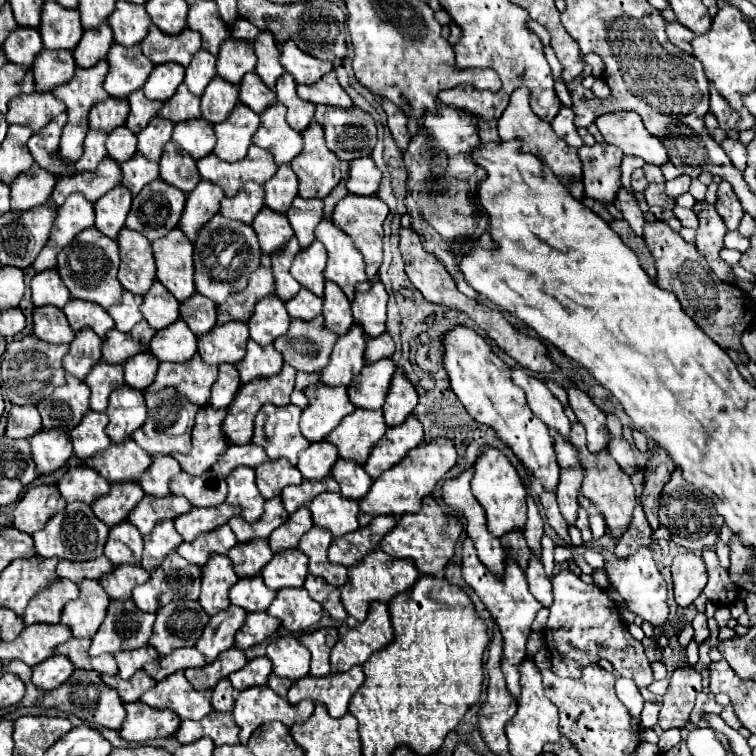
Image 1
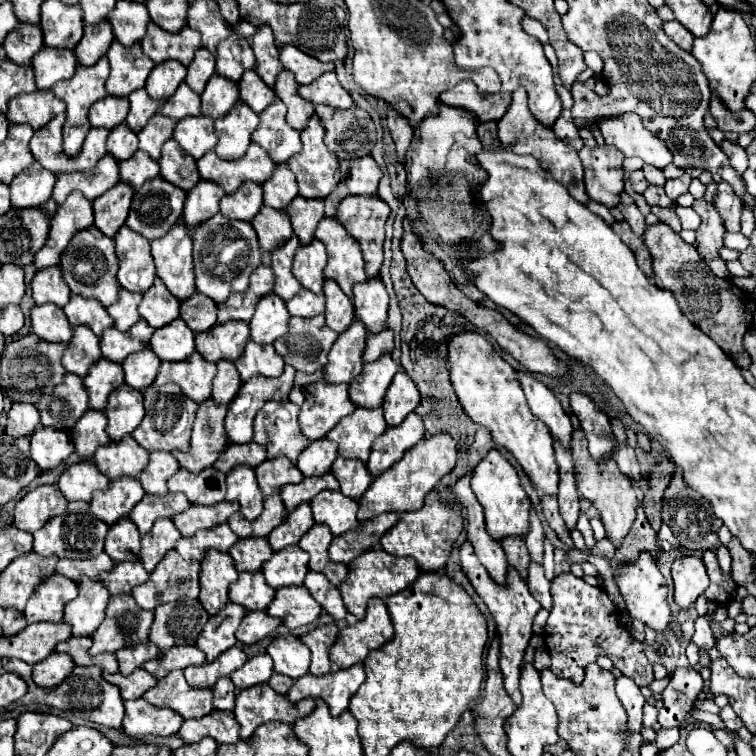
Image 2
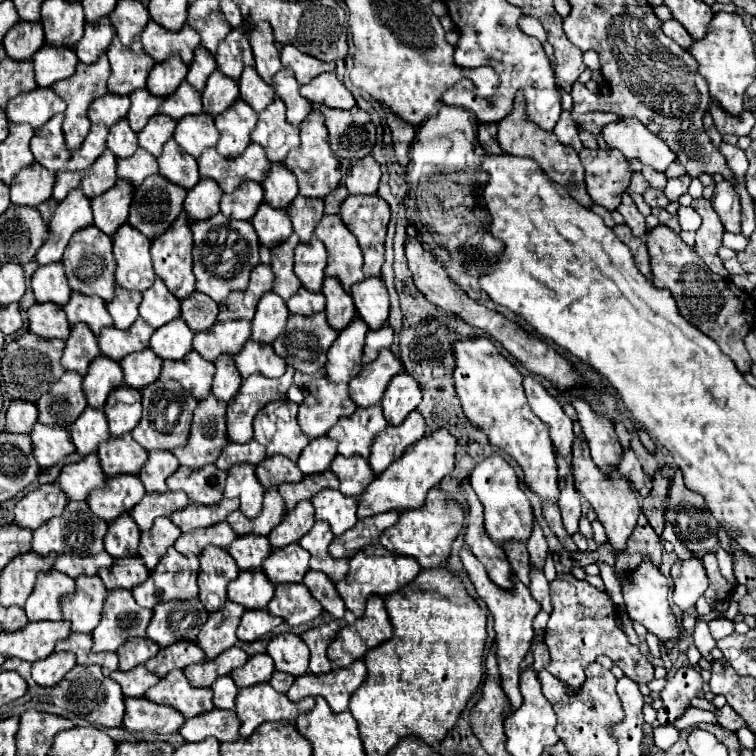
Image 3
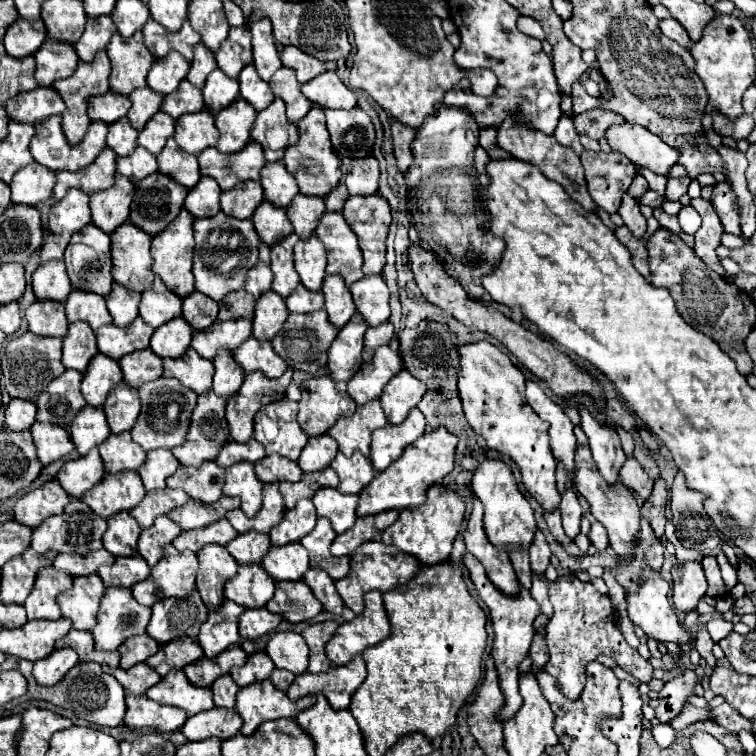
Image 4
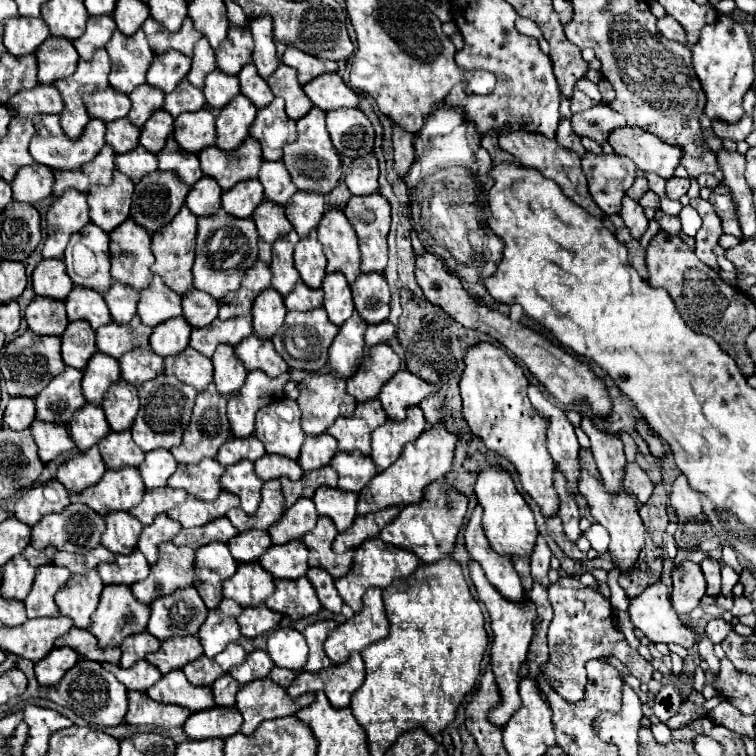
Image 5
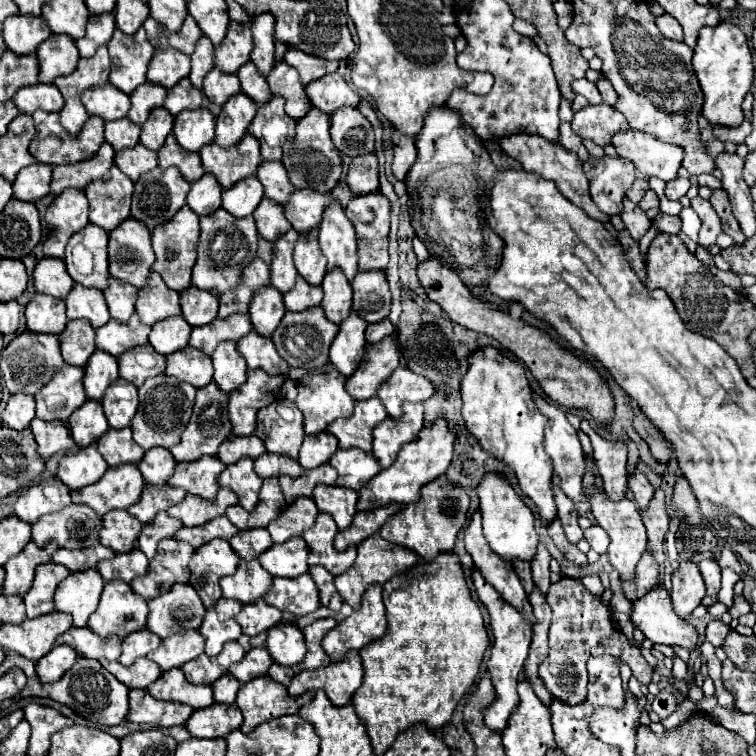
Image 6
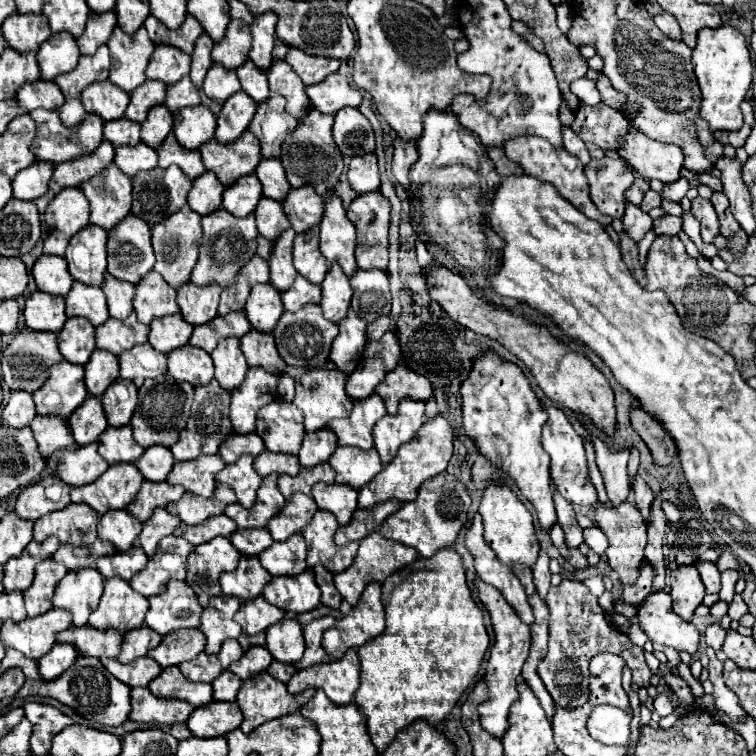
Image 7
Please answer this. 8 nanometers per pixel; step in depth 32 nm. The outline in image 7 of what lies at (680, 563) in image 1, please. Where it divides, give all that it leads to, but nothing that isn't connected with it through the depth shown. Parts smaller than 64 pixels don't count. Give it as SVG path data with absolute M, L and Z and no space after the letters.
M694 568L694 576L672 576L672 610L684 618L686 622L692 620L694 610L702 604L704 598L704 584L700 584L700 576Z

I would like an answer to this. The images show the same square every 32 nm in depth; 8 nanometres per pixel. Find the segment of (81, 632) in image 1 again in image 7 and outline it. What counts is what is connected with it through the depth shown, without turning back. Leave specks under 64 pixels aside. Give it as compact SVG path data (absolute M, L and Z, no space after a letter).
M90 566L90 568L74 568L74 570L68 570L68 574L66 574L66 576L60 580L60 584L56 586L54 606L72 612L76 626L86 626L90 612L96 610L98 600L100 600L100 596L102 596L102 582L104 582L104 578L102 578L100 572L98 572L96 568L92 568L92 566Z

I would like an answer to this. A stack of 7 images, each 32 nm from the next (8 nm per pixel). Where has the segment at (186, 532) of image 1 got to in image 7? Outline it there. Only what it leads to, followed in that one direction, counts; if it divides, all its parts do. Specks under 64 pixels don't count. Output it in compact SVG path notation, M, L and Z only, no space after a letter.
M216 484L216 490L210 498L202 498L192 492L186 492L180 500L168 504L166 508L168 508L168 512L176 514L182 522L194 526L194 524L204 522L210 516L222 514L224 508L232 502L236 502L232 488L228 488L226 484Z

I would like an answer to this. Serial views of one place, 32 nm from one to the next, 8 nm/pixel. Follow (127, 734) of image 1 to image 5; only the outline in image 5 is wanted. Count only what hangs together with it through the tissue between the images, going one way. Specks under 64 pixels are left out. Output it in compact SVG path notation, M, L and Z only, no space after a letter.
M128 692L128 724L154 724L158 728L176 728L182 726L190 716L188 708L176 704L160 704L152 700L146 692Z

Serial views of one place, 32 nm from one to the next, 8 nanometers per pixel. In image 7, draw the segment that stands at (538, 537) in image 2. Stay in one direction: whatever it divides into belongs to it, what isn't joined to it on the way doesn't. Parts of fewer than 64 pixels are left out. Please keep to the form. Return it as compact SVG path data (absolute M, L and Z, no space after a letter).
M542 550L536 564L532 566L532 574L534 574L534 584L536 584L536 590L538 590L538 596L540 600L544 600L548 588L550 588L550 570L548 570L548 562L550 558L546 556L546 552Z

